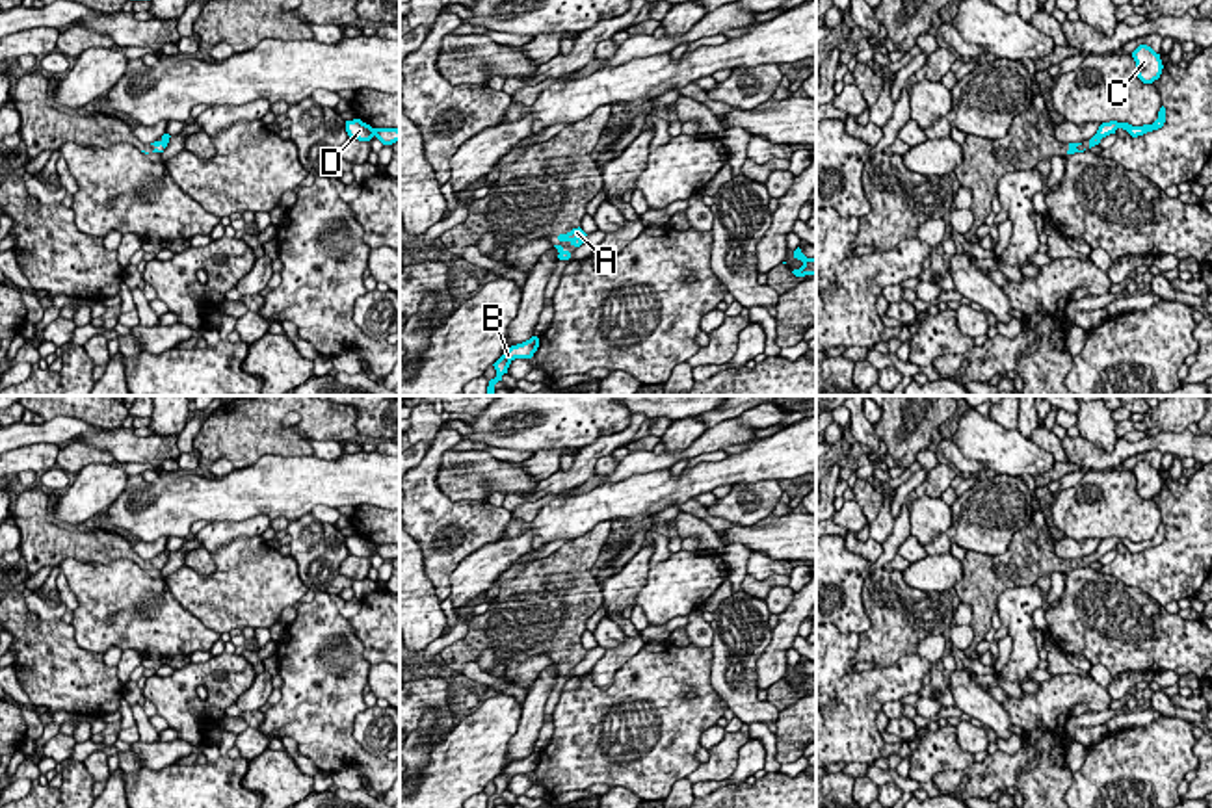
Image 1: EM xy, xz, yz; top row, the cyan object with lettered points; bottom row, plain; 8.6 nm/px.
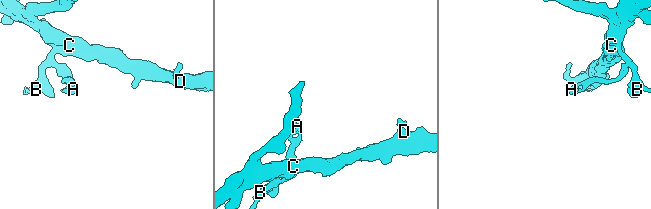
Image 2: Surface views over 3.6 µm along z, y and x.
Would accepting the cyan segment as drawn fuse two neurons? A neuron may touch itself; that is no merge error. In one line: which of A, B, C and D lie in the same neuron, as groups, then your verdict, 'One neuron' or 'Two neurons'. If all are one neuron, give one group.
Groups: A B C D. One neuron

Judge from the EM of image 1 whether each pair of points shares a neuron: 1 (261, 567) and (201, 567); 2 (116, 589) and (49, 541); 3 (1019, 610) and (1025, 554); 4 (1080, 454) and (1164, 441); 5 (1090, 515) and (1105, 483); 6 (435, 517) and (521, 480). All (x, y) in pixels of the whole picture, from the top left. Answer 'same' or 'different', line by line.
1: different
2: different
3: different
4: same
5: same
6: different

